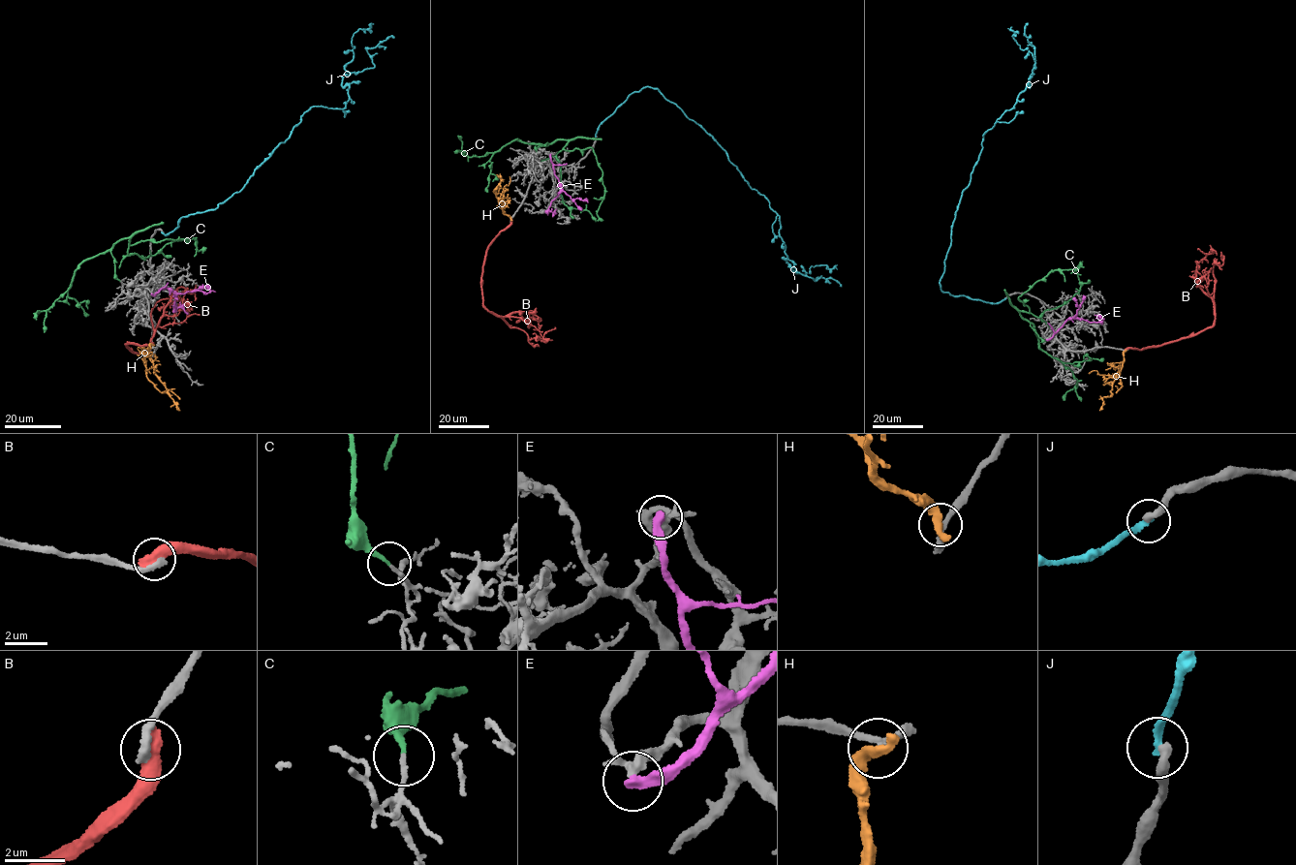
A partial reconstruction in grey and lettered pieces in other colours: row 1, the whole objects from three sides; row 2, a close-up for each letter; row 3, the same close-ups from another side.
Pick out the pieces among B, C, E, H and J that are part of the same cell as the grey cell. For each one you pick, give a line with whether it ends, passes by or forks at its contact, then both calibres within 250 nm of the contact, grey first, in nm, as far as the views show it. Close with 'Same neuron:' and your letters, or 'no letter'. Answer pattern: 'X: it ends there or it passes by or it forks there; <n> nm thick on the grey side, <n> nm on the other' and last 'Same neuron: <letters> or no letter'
Same neuron: no letter

